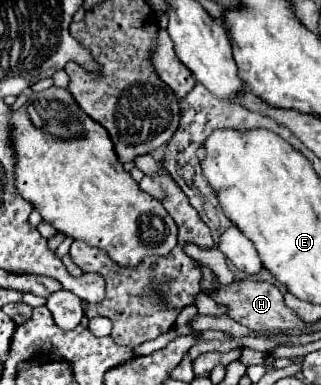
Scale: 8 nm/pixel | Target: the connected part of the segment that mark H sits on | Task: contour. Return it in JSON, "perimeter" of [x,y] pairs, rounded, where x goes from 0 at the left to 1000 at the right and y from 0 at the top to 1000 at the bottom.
{"perimeter":[[[757,727],[757,732],[726,732],[720,743],[688,743],[670,764],[664,779],[707,795],[713,800],[713,821],[769,847],[776,857],[850,857],[850,852],[875,852],[875,857],[900,857],[900,852],[944,852],[944,831],[913,816],[888,784],[882,784],[882,764],[869,758],[863,743],[832,738],[832,732],[788,732],[788,727]]]}

